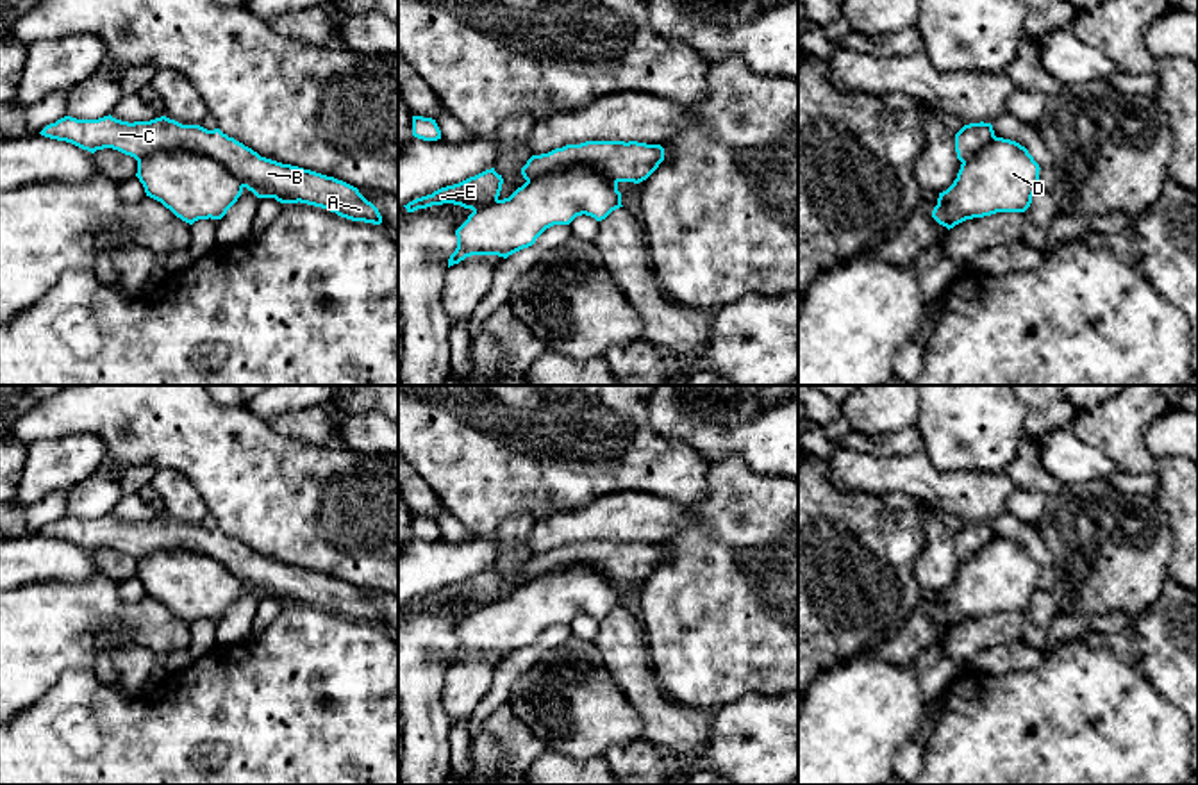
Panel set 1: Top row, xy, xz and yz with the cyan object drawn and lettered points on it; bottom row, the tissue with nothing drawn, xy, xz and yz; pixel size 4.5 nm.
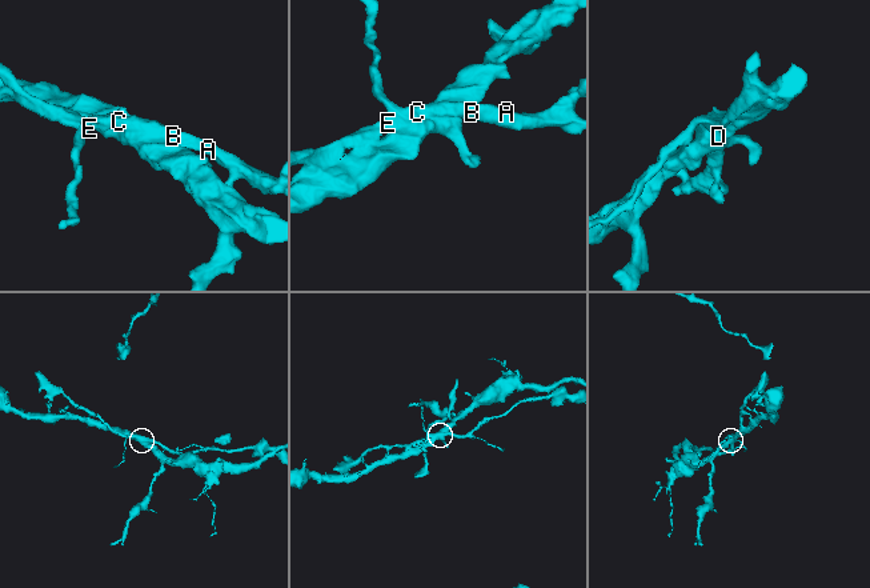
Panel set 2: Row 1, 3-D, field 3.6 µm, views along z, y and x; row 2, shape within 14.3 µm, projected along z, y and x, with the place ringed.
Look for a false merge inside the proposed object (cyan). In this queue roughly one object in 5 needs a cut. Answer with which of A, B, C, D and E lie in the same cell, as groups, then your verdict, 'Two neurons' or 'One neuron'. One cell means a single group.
Groups: A B C D E. One neuron

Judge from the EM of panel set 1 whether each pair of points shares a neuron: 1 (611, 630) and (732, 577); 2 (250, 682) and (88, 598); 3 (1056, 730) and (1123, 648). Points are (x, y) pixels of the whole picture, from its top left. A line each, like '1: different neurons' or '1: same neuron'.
1: different neurons
2: different neurons
3: different neurons

